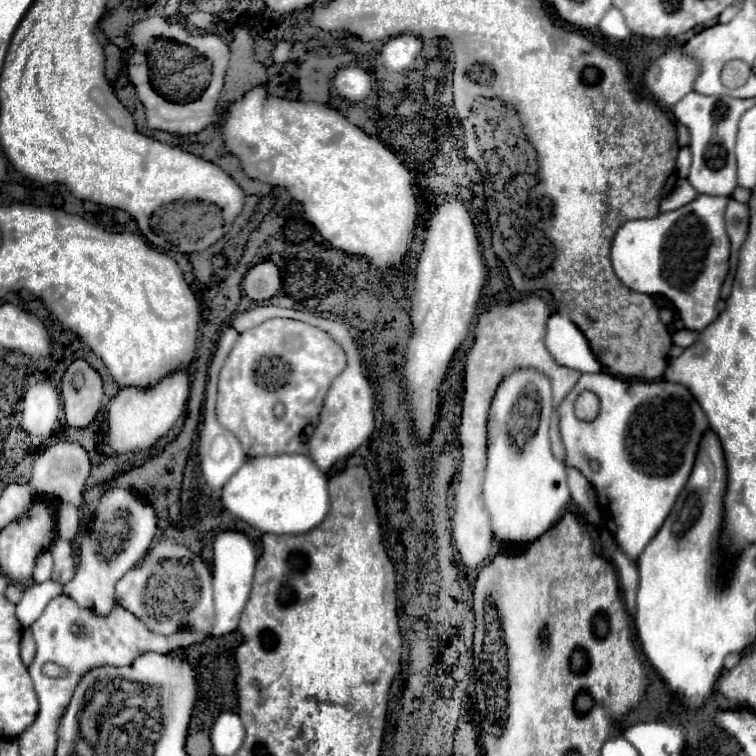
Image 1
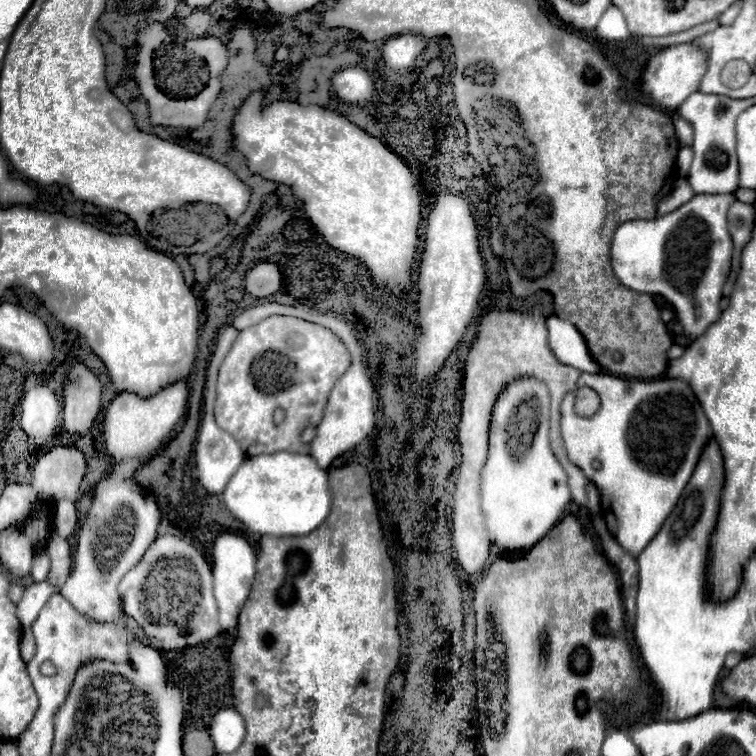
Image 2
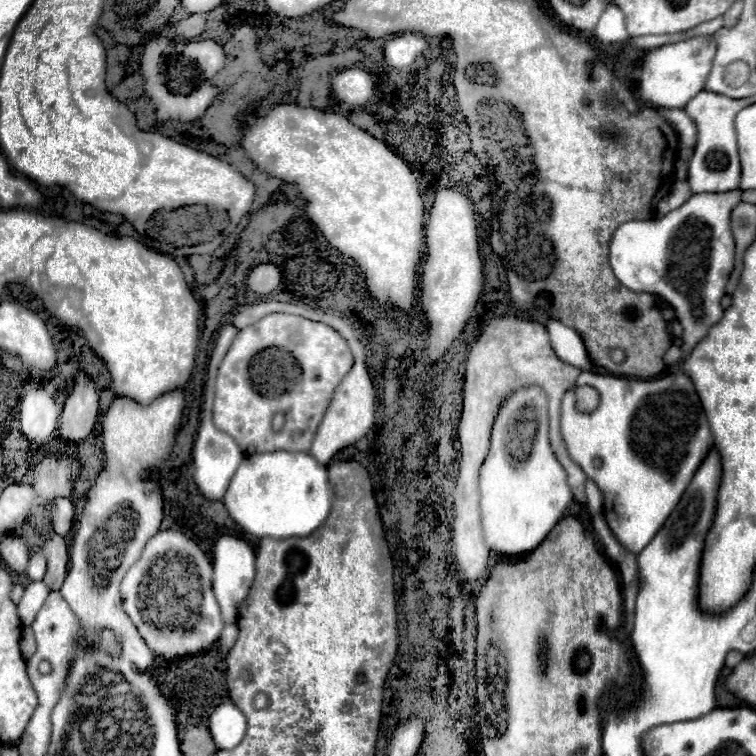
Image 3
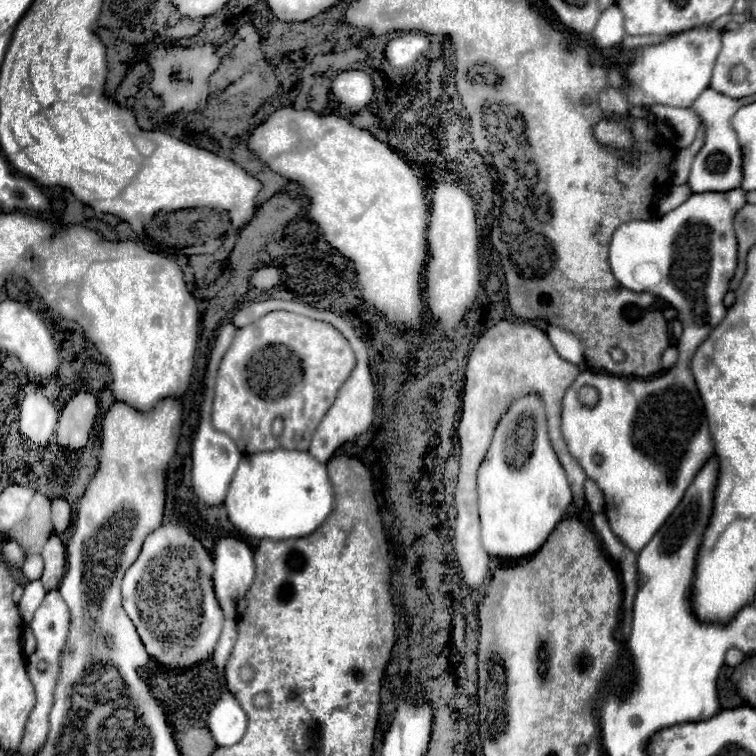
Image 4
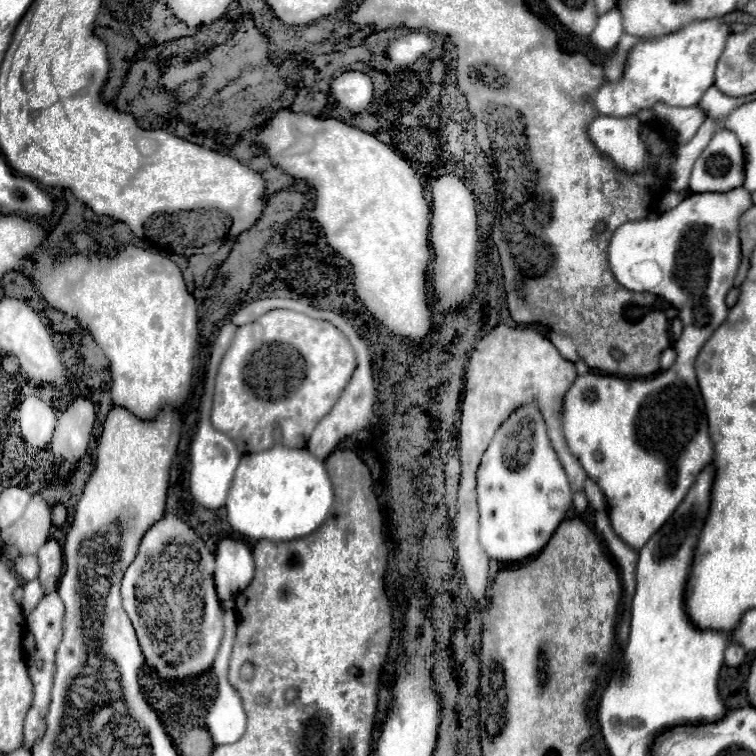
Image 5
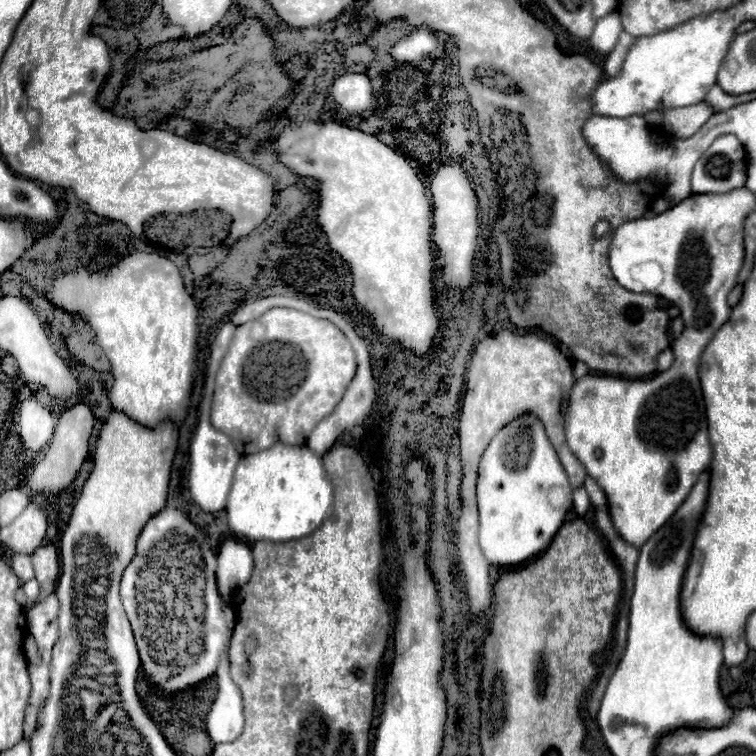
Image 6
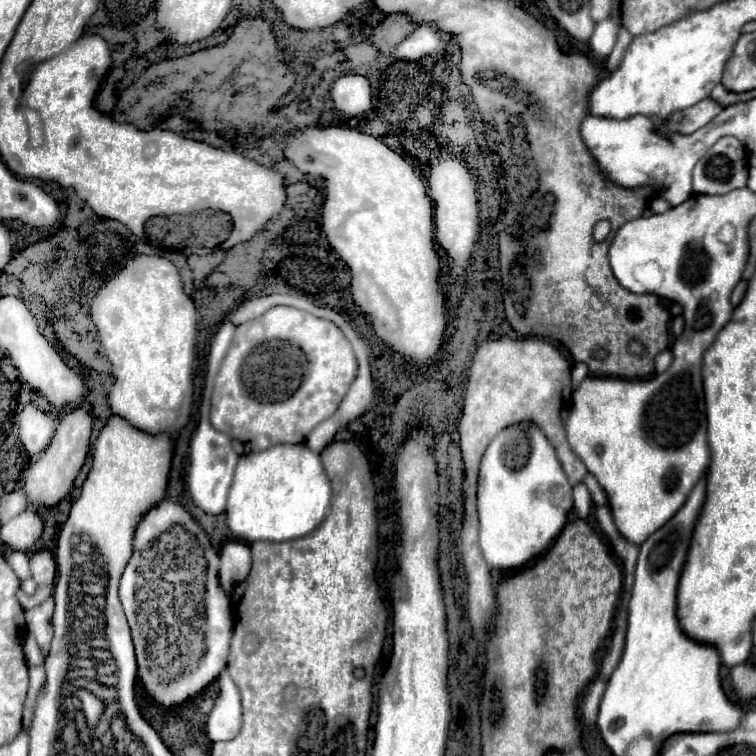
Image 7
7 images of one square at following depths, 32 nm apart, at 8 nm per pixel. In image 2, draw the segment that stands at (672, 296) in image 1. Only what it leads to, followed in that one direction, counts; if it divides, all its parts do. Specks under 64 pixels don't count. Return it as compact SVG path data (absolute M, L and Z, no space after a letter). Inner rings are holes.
M694 196L688 204L680 206L678 210L652 218L652 220L628 220L622 224L610 246L610 262L616 278L634 292L644 294L662 294L676 310L678 320L684 326L684 332L694 340L706 332L710 324L720 318L720 298L722 286L730 274L730 260L732 260L732 238L728 234L728 206L736 202L736 196Z

